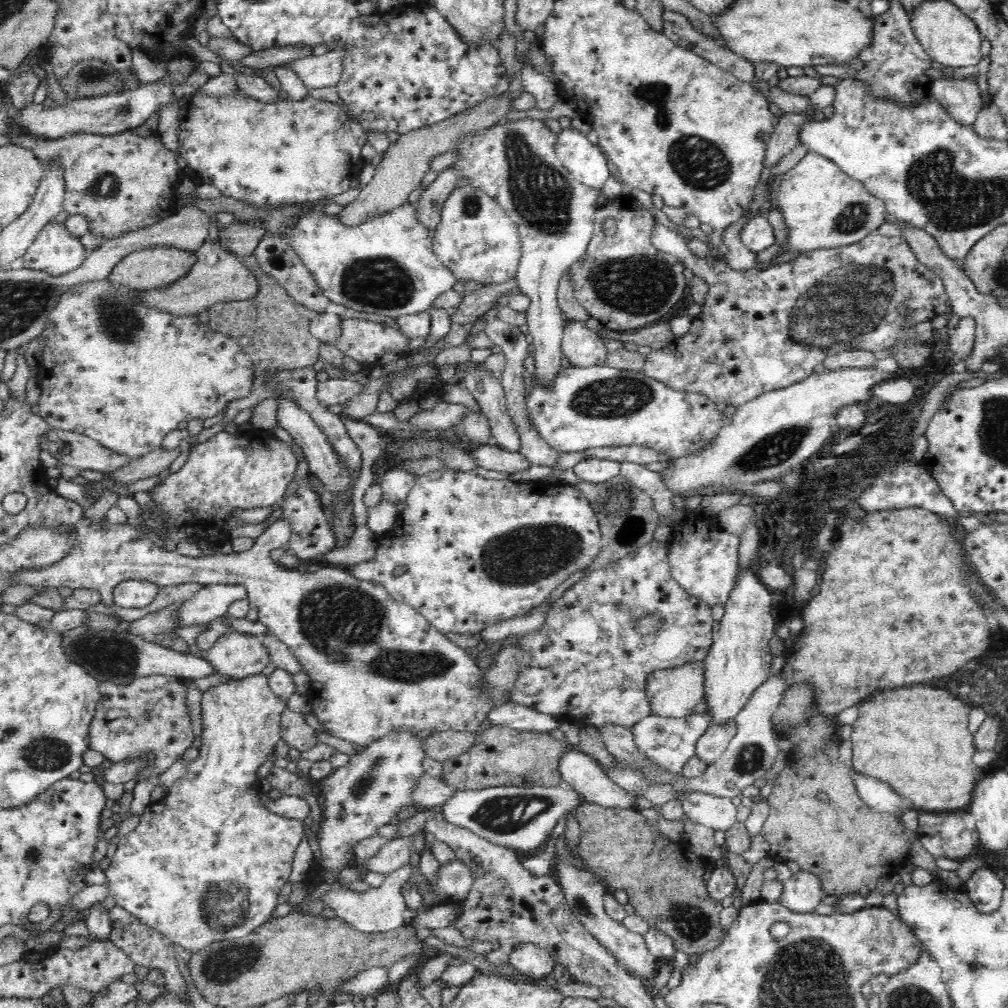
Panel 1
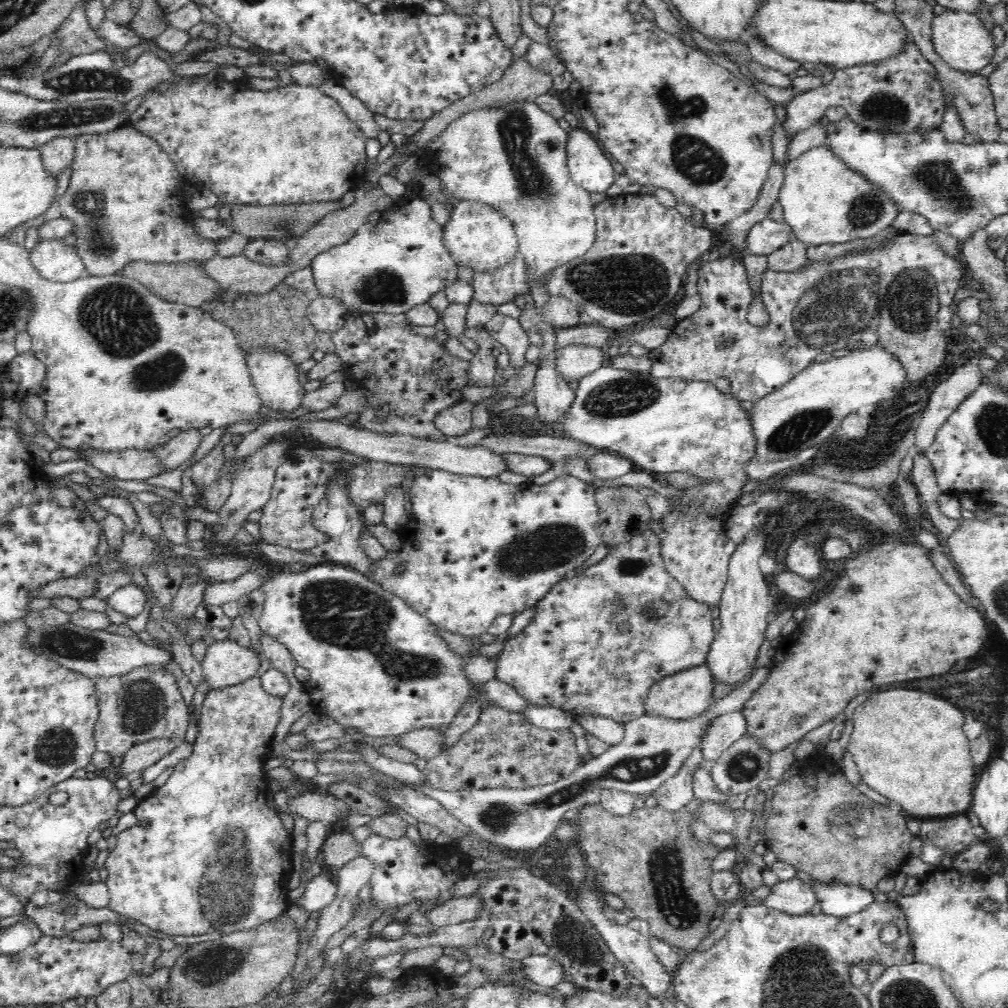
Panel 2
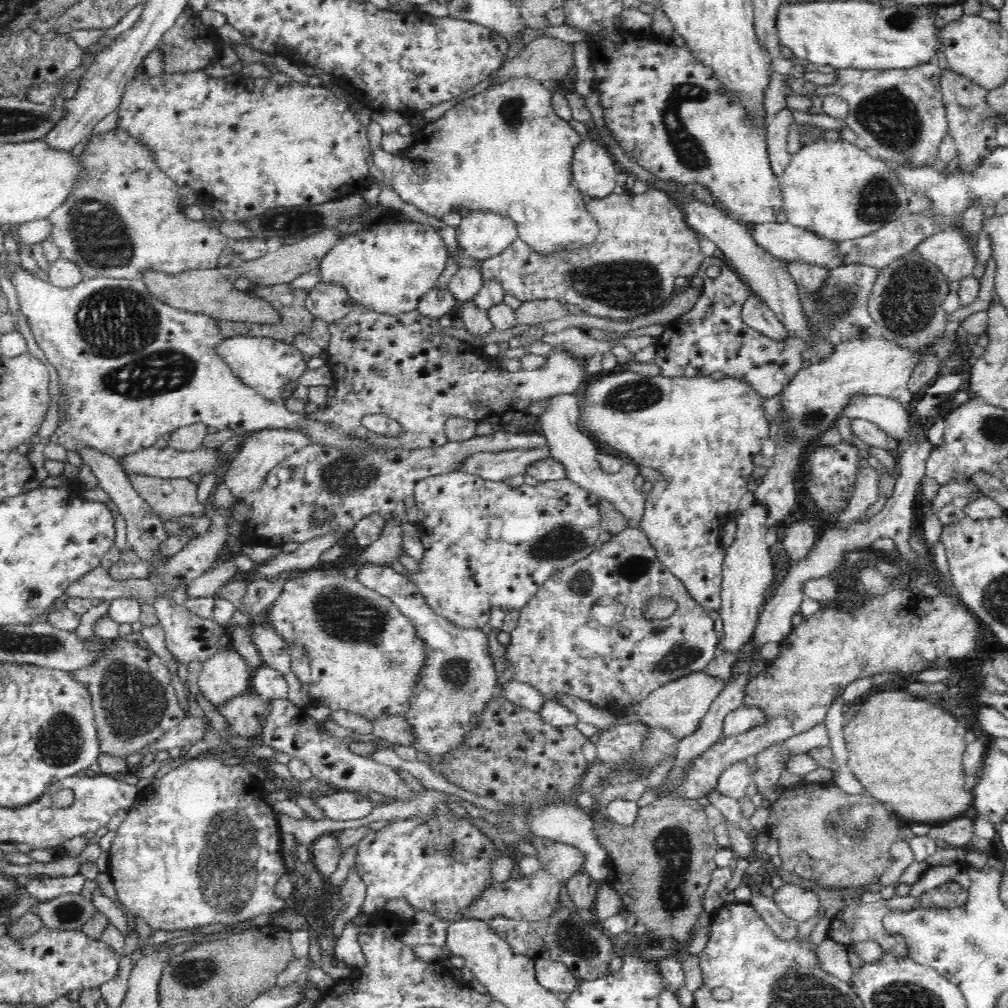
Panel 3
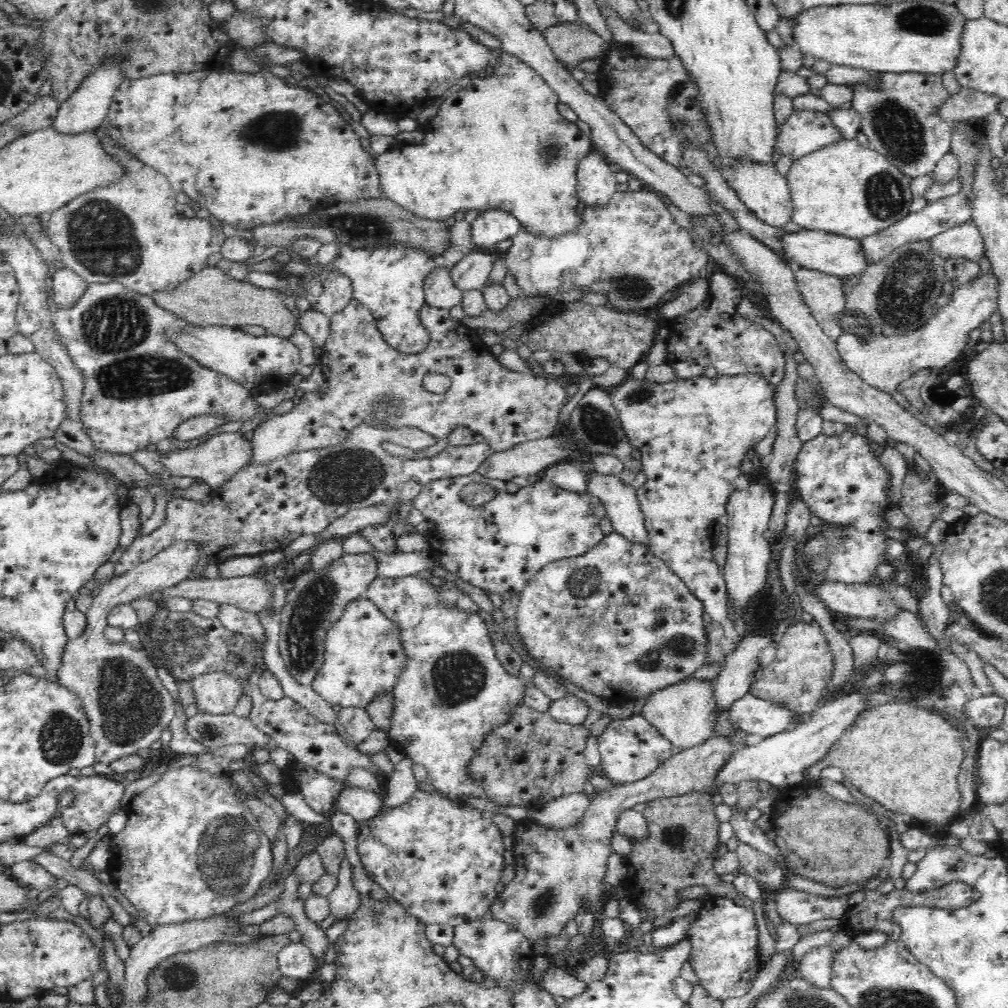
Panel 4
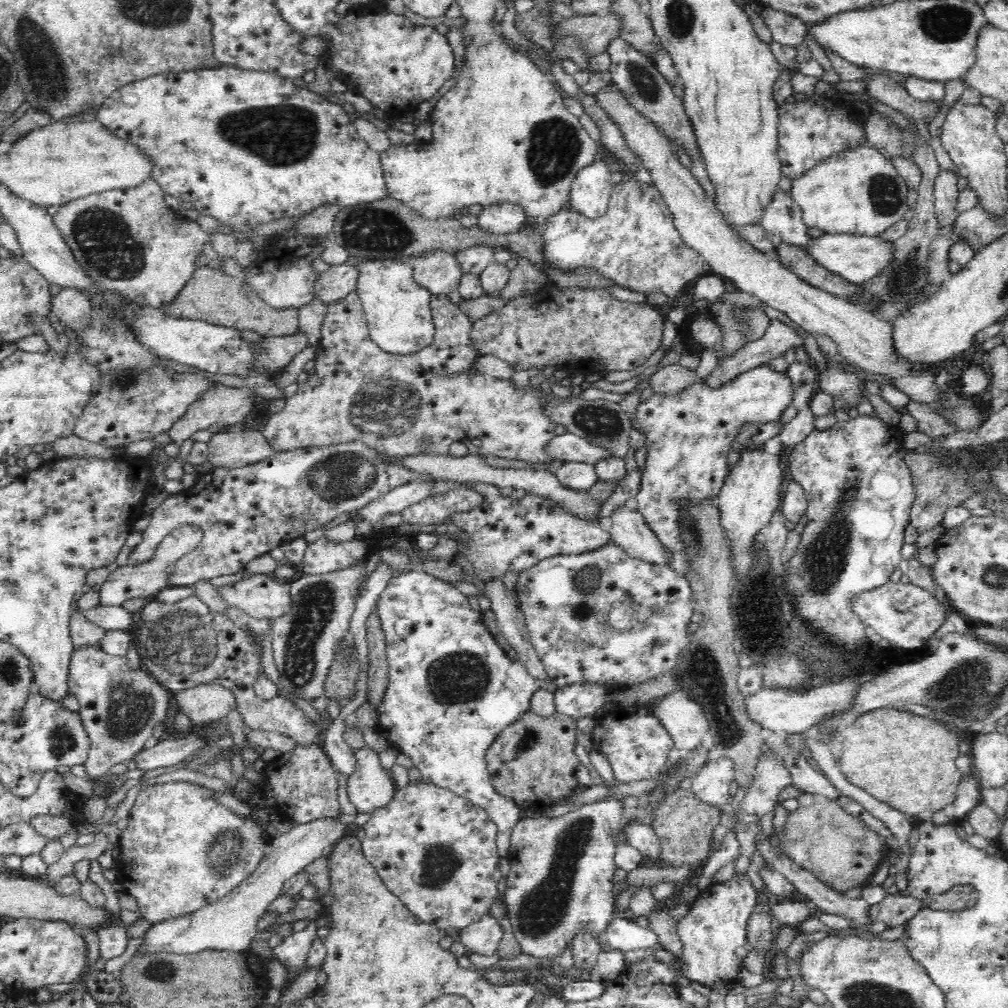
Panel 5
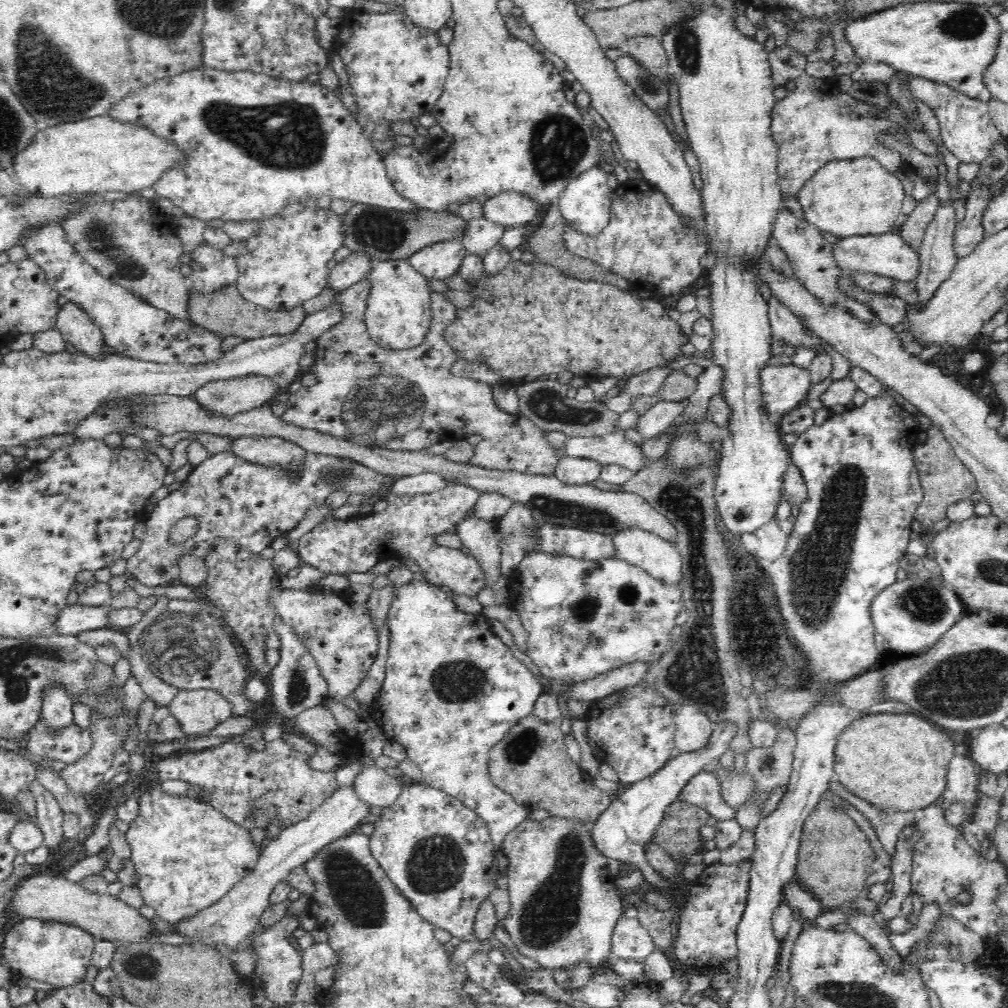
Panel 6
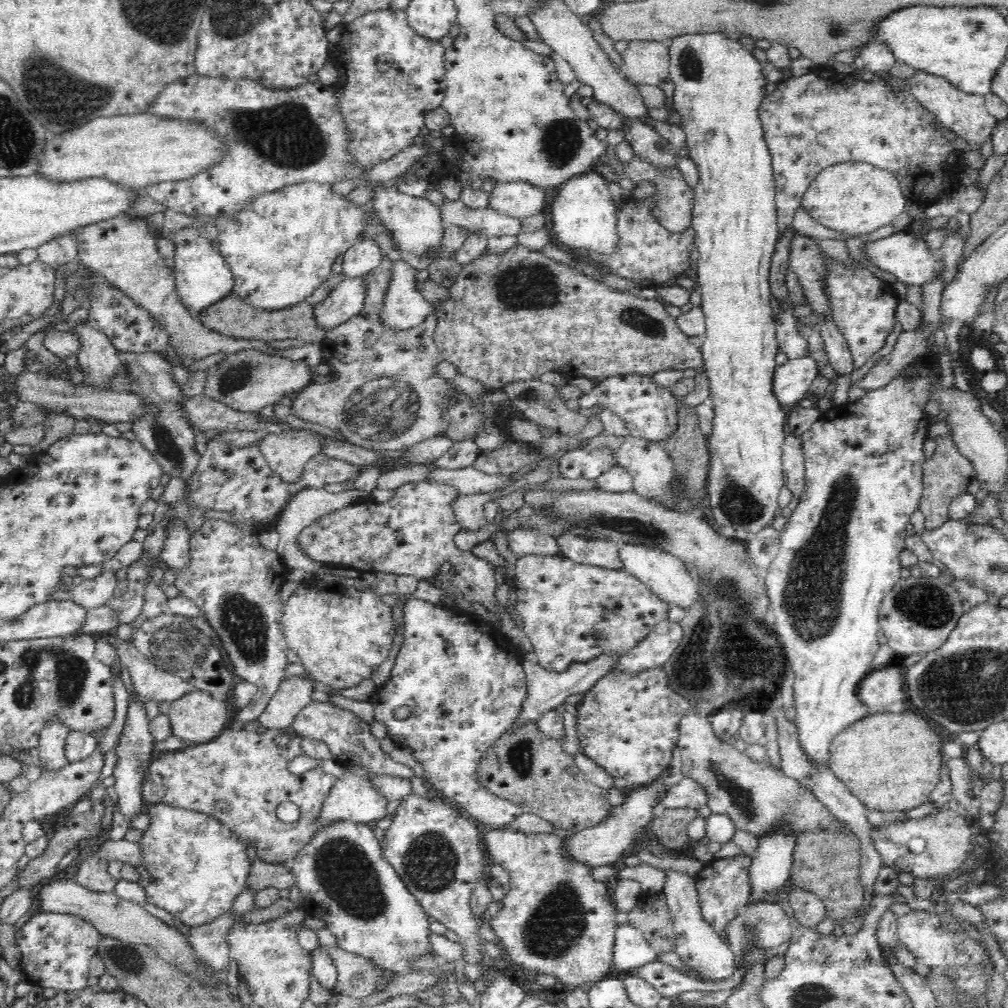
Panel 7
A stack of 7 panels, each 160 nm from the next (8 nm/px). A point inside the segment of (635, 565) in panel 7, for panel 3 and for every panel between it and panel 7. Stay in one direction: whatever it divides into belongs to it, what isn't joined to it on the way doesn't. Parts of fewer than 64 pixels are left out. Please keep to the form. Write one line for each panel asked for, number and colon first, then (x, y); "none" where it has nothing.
3: (559, 423)
4: (620, 500)
5: (629, 530)
6: (661, 560)

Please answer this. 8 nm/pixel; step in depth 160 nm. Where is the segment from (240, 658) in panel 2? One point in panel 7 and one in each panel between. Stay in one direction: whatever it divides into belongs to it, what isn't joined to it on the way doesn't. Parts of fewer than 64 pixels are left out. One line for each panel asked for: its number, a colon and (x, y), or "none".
3: (225, 676)
4: (216, 693)
5: (203, 704)
6: (198, 712)
7: (196, 718)

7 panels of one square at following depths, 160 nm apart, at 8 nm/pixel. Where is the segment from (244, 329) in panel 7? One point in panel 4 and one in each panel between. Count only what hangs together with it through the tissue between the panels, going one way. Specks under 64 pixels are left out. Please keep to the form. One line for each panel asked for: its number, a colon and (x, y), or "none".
4: (212, 297)
5: (209, 295)
6: (225, 312)

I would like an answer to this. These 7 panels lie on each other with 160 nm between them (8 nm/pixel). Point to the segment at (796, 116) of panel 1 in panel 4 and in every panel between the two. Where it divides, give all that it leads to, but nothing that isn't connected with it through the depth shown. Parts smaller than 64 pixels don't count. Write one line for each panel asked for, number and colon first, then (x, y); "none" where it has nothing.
2: (902, 95)
3: (900, 113)
4: (899, 120)

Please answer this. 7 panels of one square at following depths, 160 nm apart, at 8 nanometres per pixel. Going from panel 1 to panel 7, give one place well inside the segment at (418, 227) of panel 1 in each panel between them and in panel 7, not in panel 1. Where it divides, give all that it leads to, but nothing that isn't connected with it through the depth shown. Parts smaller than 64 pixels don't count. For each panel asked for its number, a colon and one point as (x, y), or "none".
2: (398, 258)
3: (388, 269)
4: (389, 281)
5: (397, 309)
6: (398, 313)
7: (405, 307)

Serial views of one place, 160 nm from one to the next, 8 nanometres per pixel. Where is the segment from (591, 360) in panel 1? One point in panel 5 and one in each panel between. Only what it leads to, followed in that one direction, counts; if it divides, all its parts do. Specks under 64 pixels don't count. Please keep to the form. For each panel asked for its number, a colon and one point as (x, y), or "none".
2: (573, 363)
3: (406, 367)
4: (369, 383)
5: (402, 404)

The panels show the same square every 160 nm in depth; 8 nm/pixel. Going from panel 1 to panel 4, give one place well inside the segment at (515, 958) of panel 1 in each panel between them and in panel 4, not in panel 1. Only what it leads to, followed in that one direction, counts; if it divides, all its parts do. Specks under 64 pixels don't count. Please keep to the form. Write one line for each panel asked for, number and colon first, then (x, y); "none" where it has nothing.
2: (541, 969)
3: (555, 976)
4: (558, 982)

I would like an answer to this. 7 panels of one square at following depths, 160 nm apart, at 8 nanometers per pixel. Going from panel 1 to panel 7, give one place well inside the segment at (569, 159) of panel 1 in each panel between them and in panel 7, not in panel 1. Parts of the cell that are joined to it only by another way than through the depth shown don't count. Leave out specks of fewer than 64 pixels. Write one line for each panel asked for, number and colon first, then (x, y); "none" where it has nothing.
2: (589, 167)
3: (593, 170)
4: (596, 184)
5: (590, 194)
6: (585, 204)
7: (584, 215)

